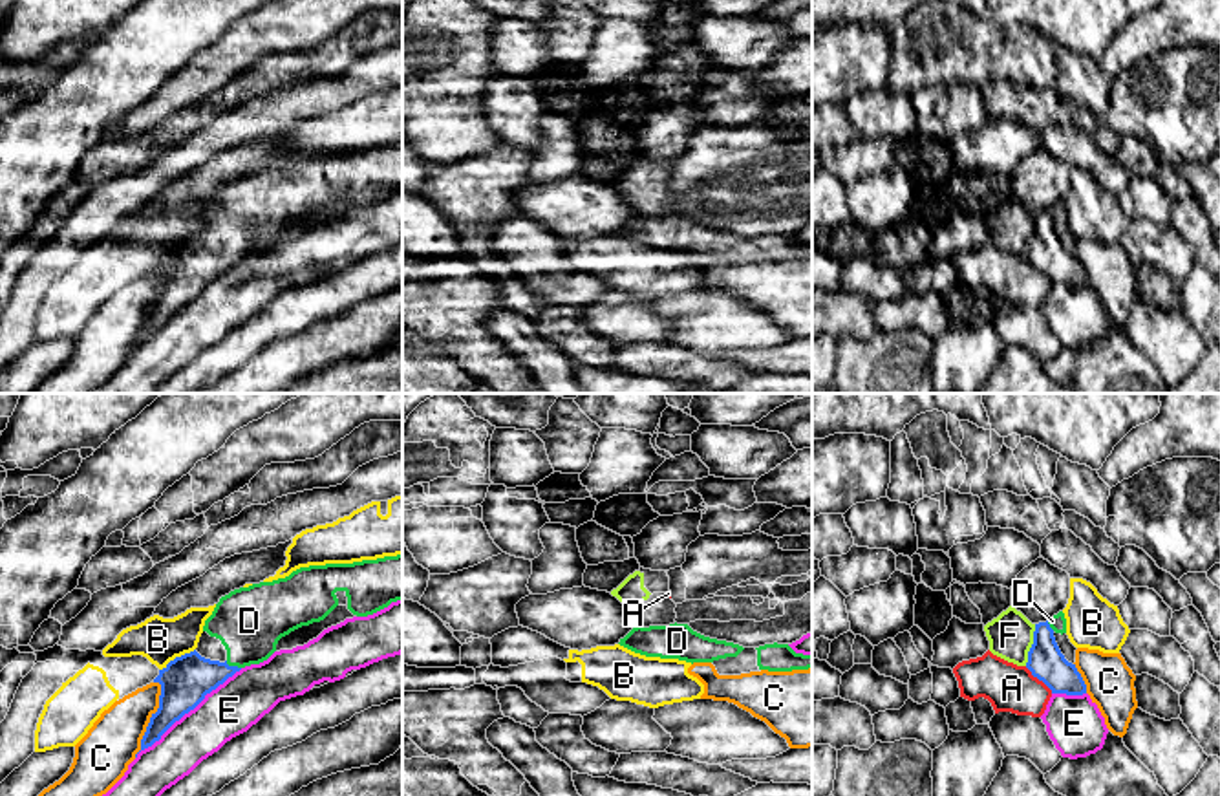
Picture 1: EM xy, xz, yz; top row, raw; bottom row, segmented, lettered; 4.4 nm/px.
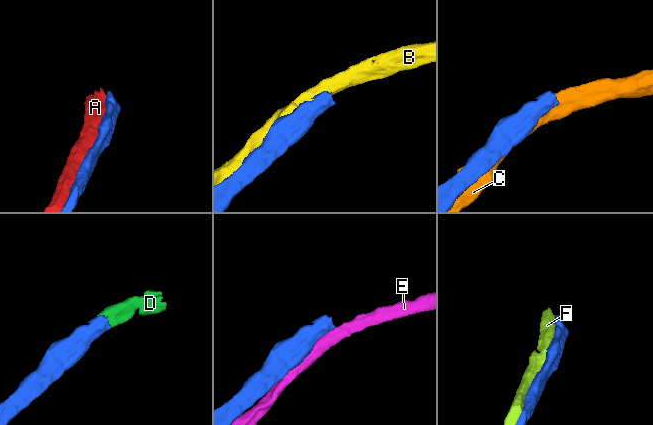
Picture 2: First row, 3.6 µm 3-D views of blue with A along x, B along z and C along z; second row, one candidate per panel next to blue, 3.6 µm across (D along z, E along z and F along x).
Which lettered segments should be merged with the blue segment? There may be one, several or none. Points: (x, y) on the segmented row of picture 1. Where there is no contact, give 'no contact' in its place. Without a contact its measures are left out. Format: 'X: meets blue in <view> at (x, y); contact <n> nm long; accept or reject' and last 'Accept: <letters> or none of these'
A: meets blue in yz at (1039, 679); contact 170 nm long; reject
B: meets blue in xy at (176, 657); contact 190 nm long; reject
C: meets blue in xy at (150, 720); contact 360 nm long; reject
D: meets blue in xy at (233, 666); contact 80 nm long; accept
E: meets blue in xy at (187, 712); contact 600 nm long; reject
F: meets blue in yz at (1032, 645); contact 190 nm long; reject
Accept: D

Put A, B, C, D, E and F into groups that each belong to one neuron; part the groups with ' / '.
A / B / C / D / E / F

